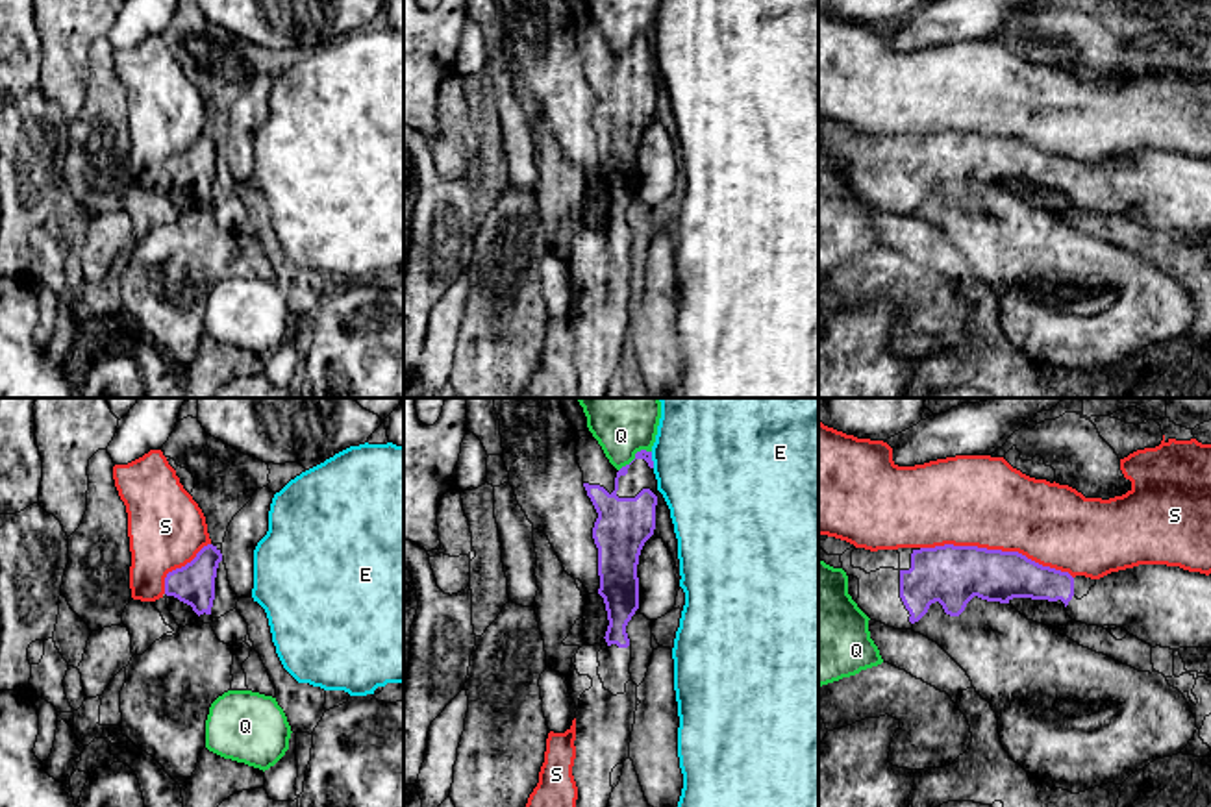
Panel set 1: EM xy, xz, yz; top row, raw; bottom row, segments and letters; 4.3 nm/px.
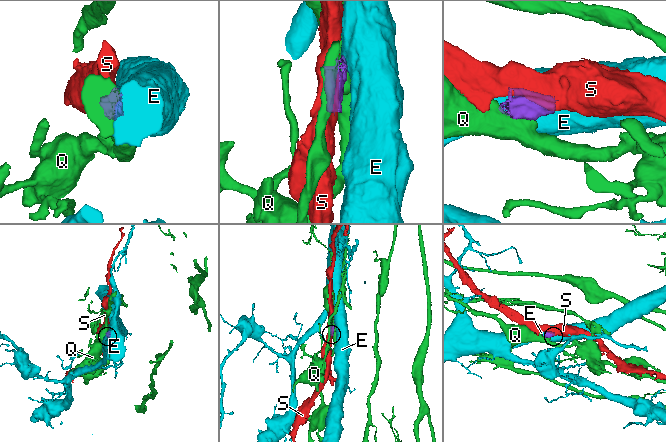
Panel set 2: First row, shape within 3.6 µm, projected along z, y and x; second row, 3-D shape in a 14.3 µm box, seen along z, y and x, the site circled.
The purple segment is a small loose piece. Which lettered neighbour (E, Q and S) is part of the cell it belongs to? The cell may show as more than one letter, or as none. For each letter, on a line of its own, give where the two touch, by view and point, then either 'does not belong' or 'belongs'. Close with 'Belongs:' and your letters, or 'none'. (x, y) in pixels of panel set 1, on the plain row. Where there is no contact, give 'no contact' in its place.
E: xz (650, 45) | does not belong
Q: xz (636, 41) | does not belong
S: yz (997, 136) | does not belong
Belongs: none

